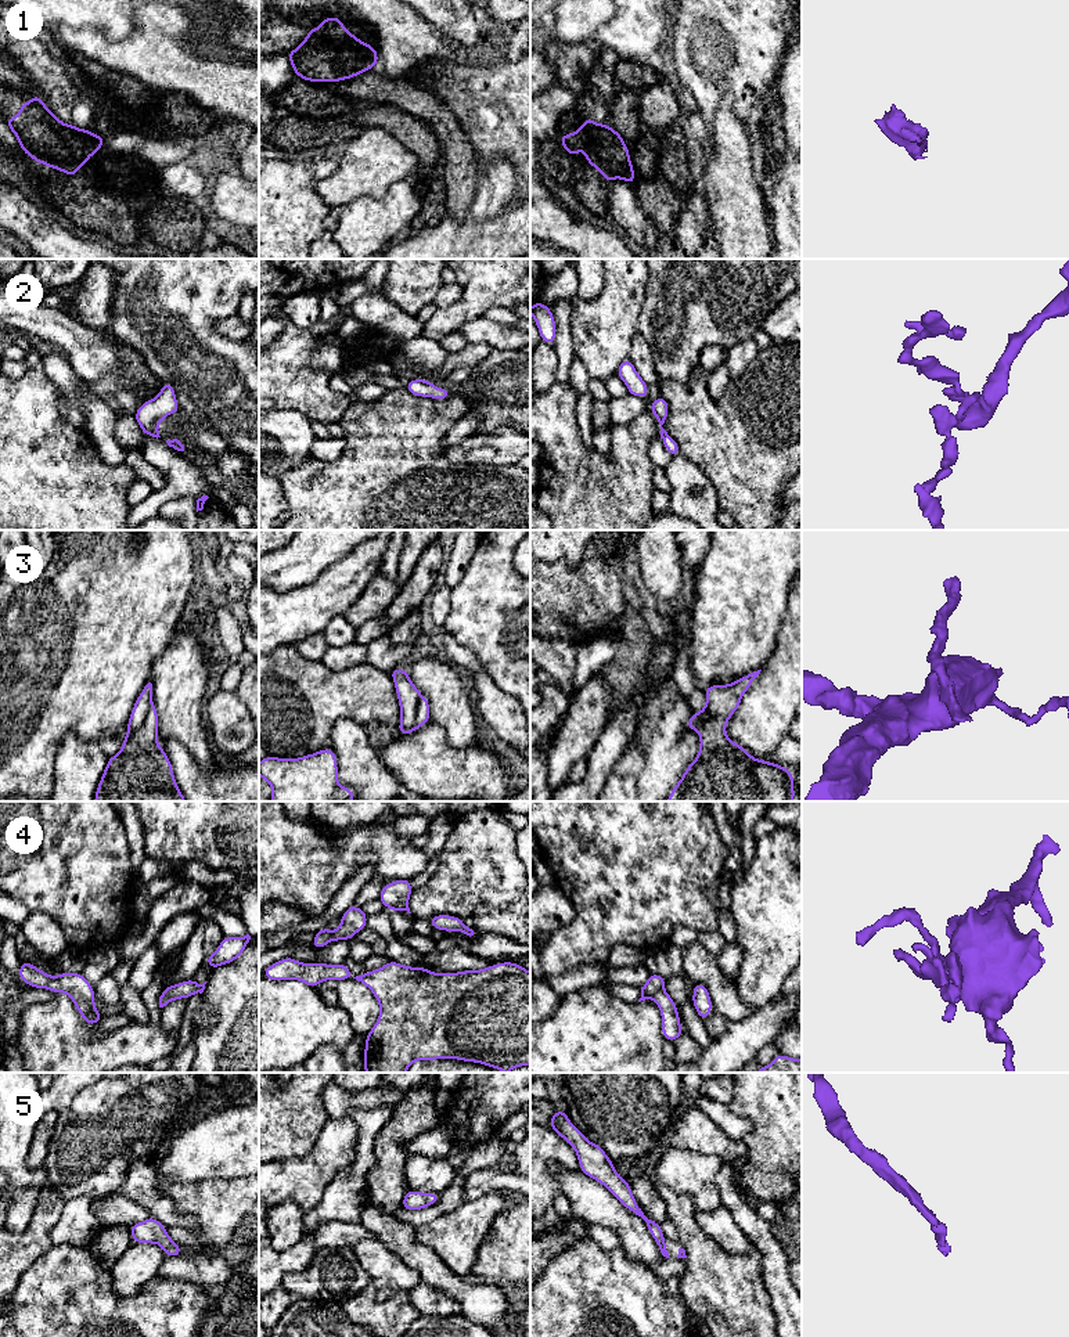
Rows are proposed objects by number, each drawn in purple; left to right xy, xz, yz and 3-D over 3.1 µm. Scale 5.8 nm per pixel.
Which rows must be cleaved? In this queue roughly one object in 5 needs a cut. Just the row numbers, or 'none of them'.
3, 4

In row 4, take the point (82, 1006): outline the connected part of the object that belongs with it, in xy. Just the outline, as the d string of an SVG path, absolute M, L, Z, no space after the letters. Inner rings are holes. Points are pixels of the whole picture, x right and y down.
M68 994L72 999L73 1005L76 1006L80 1016L84 1019L84 1021L90 1026L96 1026L97 1020L91 1015L87 1002L79 995L79 994Z

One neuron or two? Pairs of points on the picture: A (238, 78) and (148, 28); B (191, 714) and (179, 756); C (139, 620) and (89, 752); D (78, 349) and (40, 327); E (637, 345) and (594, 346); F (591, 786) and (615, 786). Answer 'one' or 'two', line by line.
A: one
B: two
C: two
D: one
E: two
F: two

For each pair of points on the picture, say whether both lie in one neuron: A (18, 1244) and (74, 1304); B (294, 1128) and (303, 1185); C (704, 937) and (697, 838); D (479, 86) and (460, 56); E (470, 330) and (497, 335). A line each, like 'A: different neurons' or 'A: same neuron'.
A: different neurons
B: different neurons
C: different neurons
D: different neurons
E: same neuron

